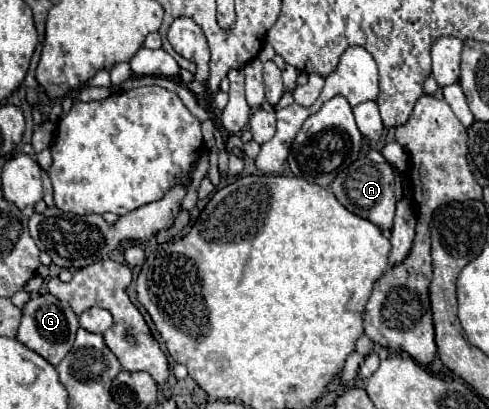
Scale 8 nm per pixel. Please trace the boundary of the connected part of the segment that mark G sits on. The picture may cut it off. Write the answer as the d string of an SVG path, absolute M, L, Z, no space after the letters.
M33 293L31 299L23 307L23 319L21 319L21 325L19 325L17 341L21 341L31 351L39 353L51 365L59 365L59 361L71 351L77 329L79 329L77 315L69 307L69 303L55 299L51 293L43 293L43 295Z

